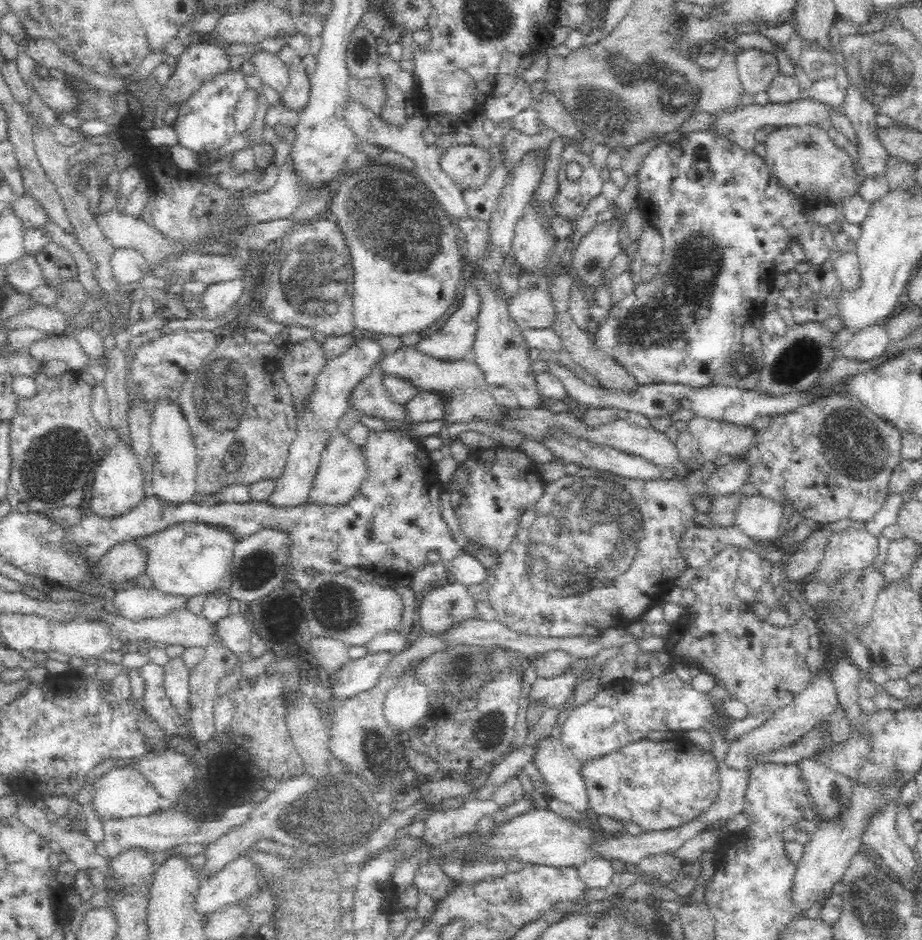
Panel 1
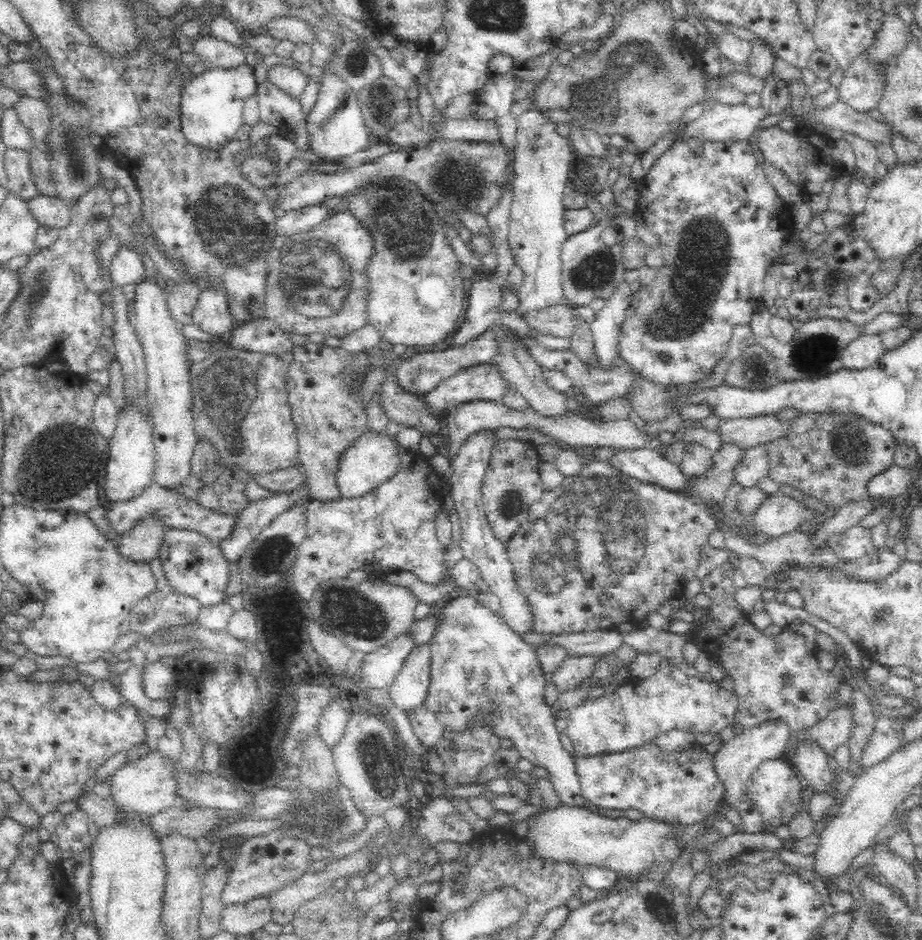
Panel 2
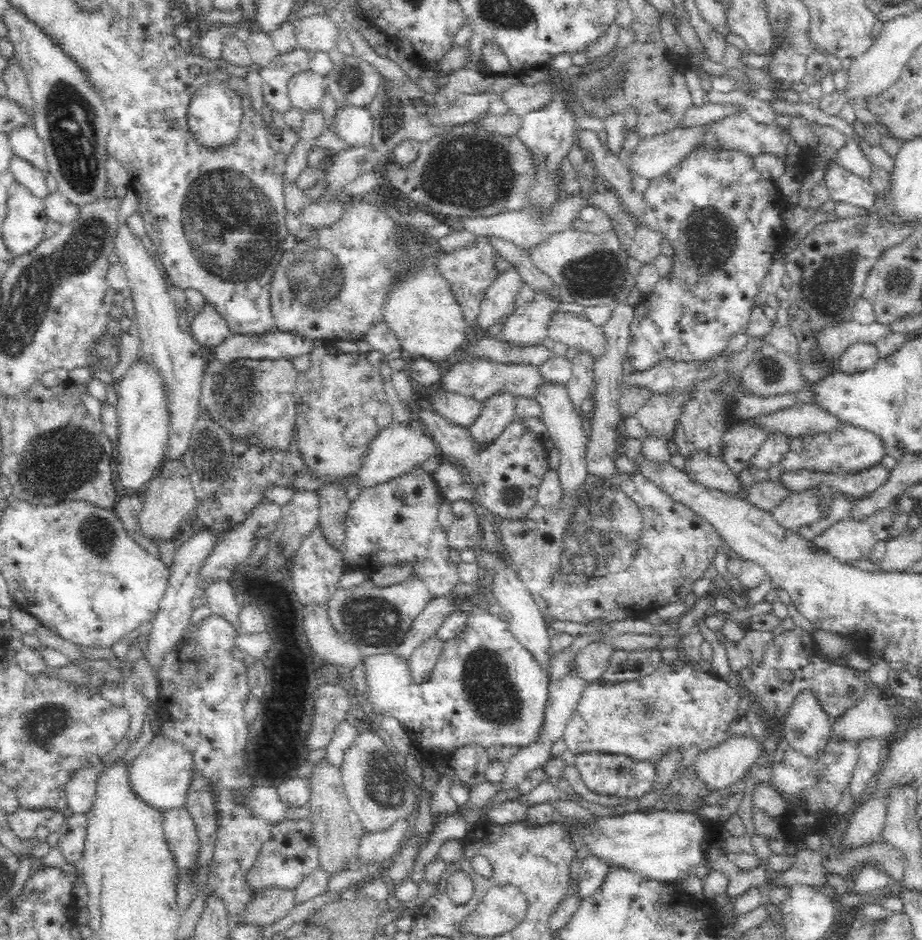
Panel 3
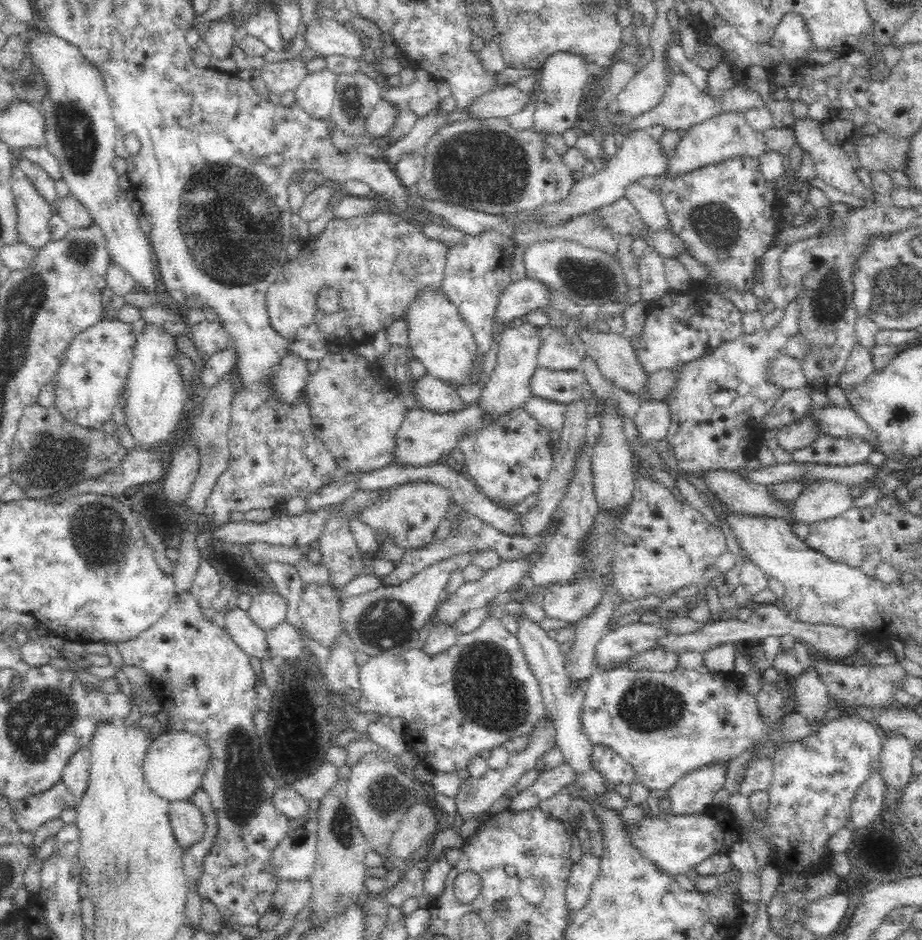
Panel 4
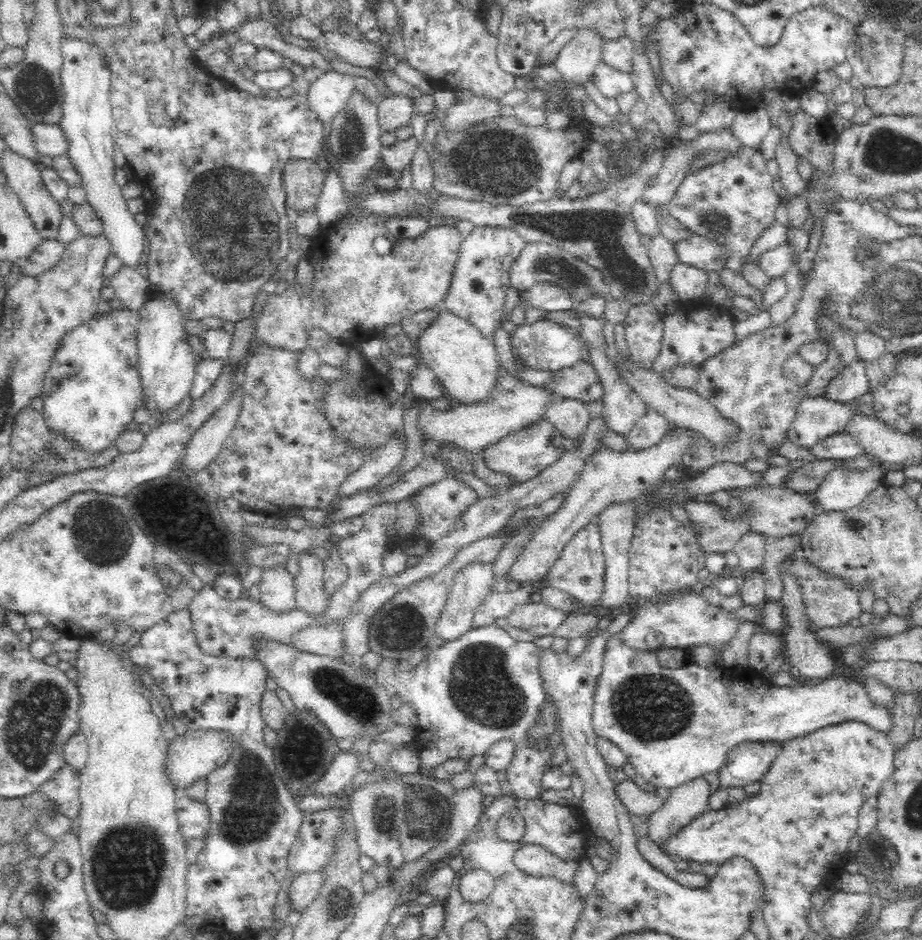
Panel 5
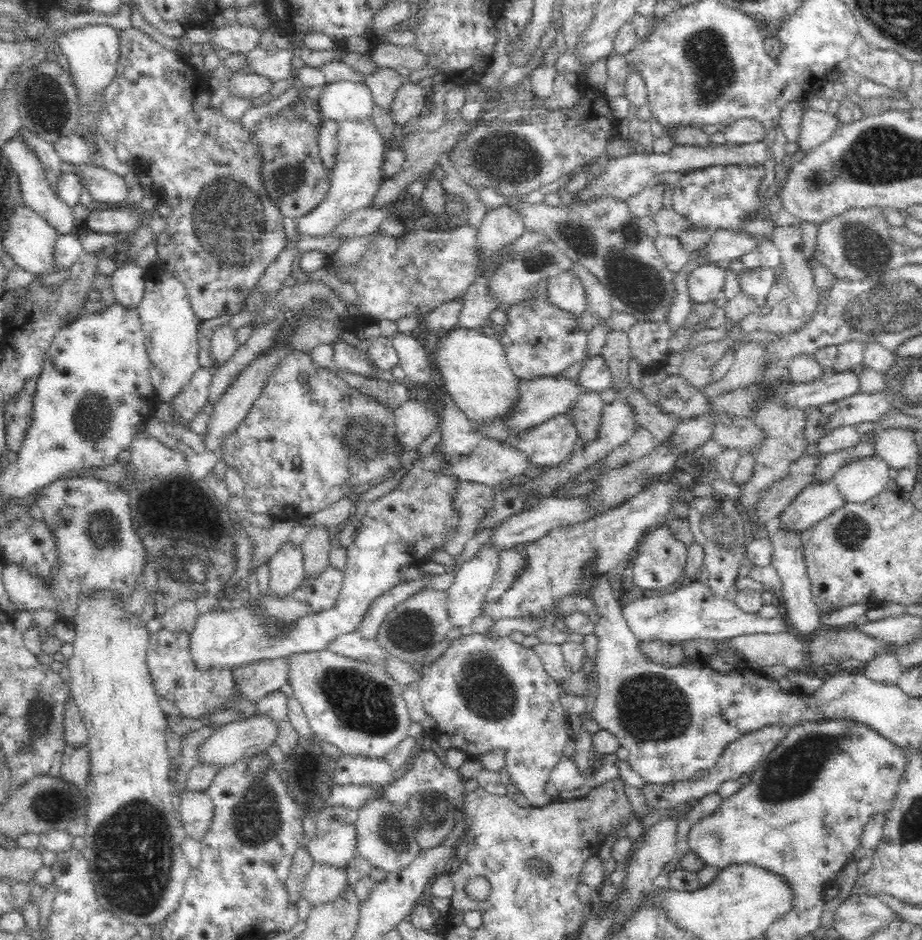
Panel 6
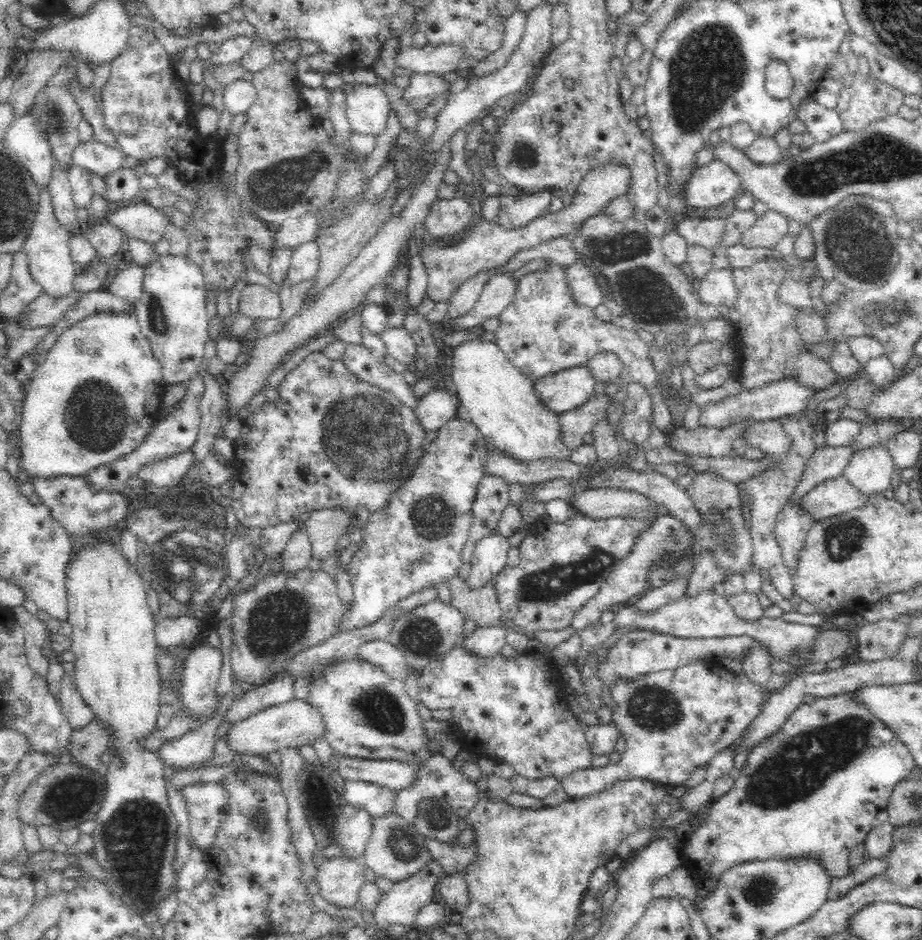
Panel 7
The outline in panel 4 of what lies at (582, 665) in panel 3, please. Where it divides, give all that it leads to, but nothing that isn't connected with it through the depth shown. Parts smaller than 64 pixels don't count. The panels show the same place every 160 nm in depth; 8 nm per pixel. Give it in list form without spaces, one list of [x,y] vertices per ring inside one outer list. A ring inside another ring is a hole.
[[[645,623],[625,624],[614,630],[605,631],[594,648],[595,670],[609,671],[620,665],[624,659],[651,647],[654,638],[665,634],[665,625]]]

